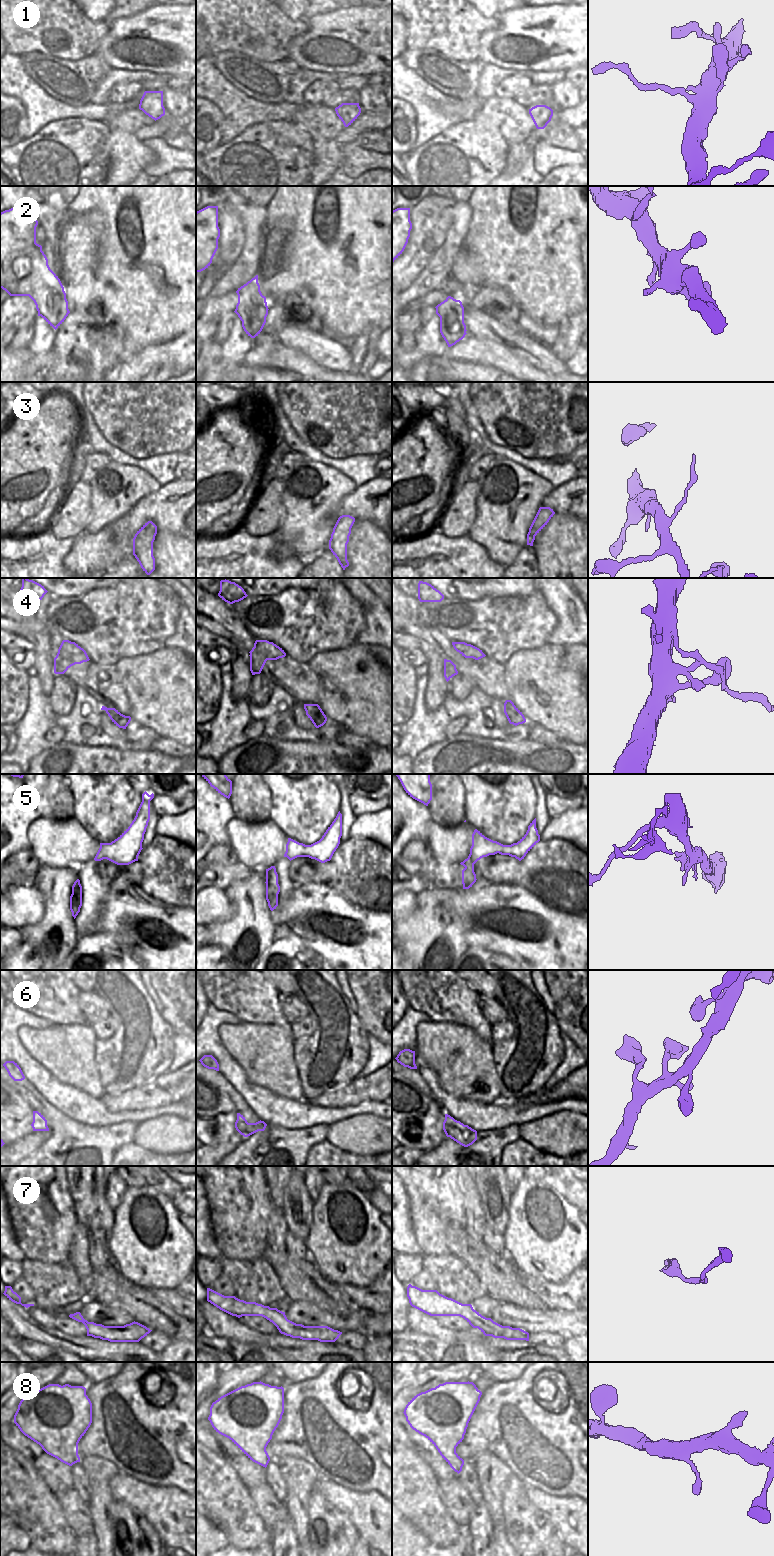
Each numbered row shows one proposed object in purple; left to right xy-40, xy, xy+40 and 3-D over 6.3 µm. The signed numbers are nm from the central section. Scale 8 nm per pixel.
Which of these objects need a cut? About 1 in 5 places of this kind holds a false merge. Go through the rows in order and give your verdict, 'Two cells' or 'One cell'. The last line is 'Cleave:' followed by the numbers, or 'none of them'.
1: Two cells
2: One cell
3: One cell
4: One cell
5: One cell
6: One cell
7: One cell
8: One cell
Cleave: 1

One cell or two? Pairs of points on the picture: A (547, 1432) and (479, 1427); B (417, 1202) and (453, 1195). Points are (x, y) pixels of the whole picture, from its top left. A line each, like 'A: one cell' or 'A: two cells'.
A: one cell
B: one cell

